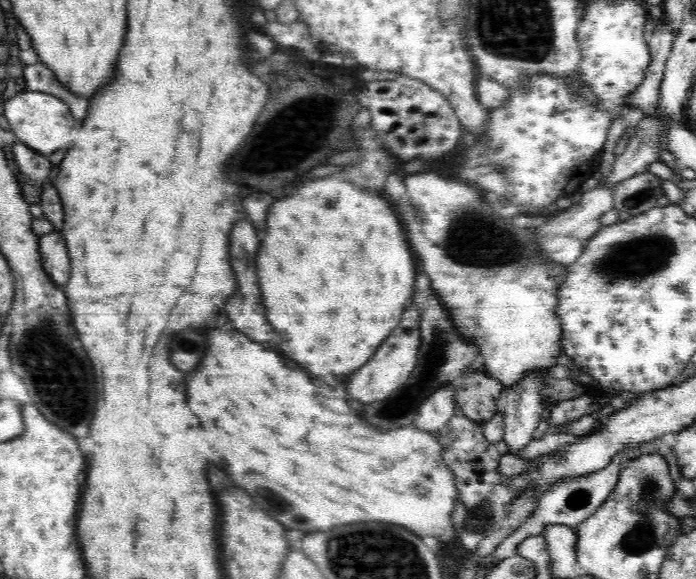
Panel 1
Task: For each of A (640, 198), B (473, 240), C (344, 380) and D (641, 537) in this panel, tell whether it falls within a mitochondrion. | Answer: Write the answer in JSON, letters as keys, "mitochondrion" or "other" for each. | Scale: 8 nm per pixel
{"A":"mitochondrion","B":"mitochondrion","C":"other","D":"mitochondrion"}

